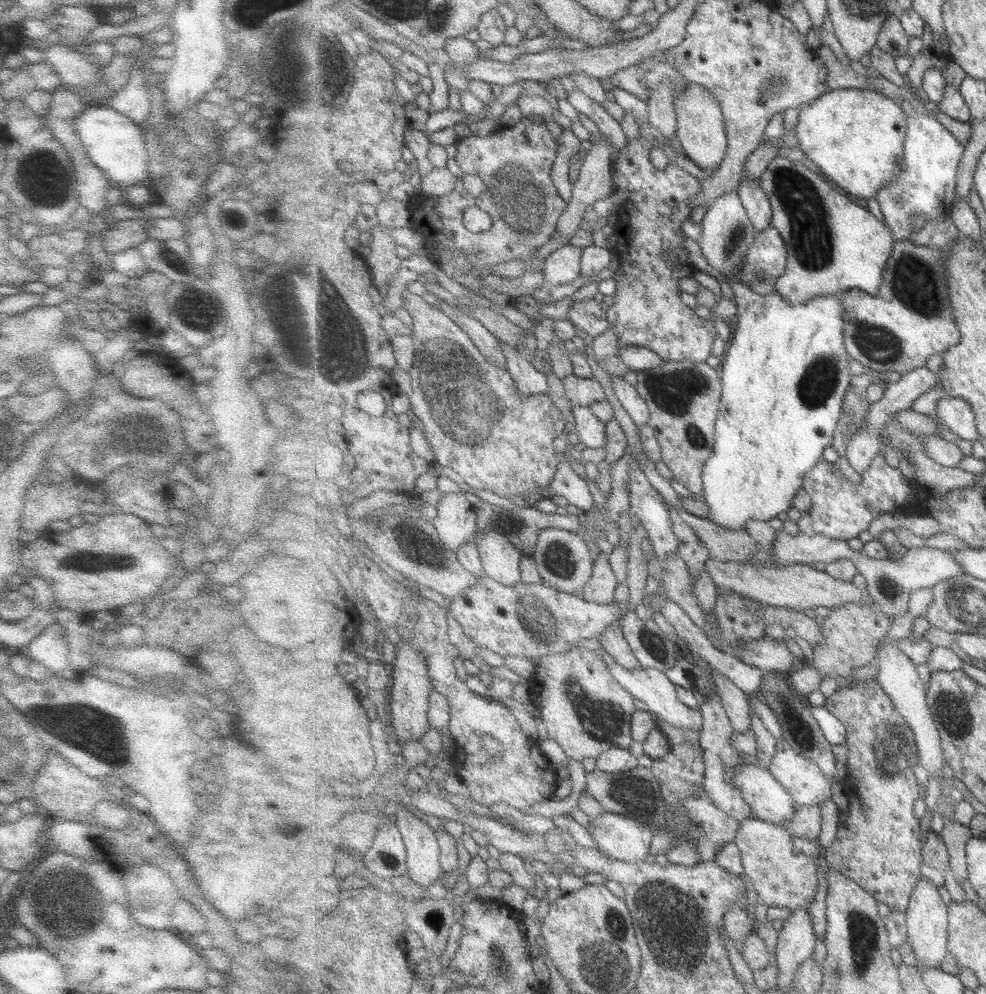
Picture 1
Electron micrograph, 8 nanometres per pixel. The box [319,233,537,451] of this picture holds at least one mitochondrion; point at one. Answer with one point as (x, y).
(449, 384)

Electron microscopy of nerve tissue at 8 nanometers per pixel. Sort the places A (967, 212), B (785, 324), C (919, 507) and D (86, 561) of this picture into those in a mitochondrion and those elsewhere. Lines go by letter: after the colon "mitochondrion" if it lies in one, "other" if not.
A: other
B: other
C: other
D: mitochondrion

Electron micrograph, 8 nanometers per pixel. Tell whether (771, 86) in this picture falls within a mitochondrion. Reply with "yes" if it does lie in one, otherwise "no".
yes

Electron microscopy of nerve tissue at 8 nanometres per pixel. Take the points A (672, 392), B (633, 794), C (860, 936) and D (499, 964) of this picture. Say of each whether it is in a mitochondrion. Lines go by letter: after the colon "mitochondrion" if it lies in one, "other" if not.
A: mitochondrion
B: mitochondrion
C: mitochondrion
D: mitochondrion

